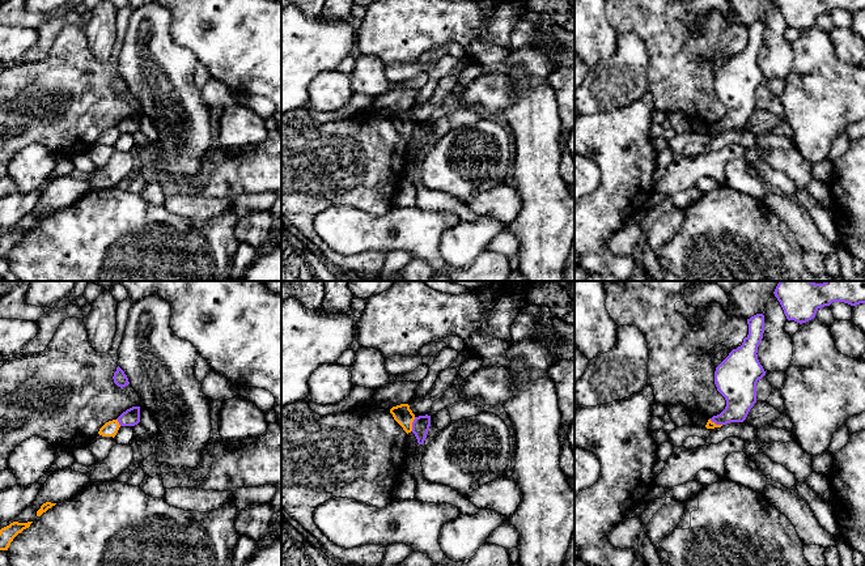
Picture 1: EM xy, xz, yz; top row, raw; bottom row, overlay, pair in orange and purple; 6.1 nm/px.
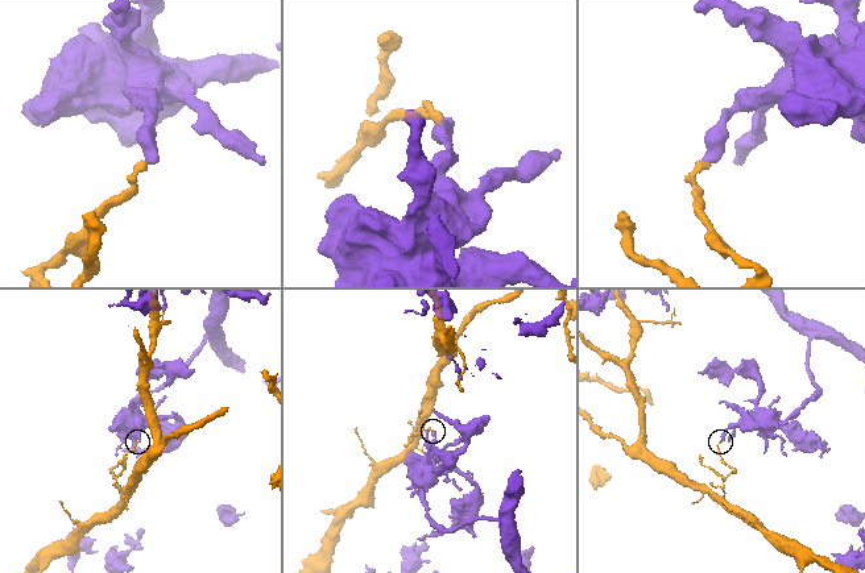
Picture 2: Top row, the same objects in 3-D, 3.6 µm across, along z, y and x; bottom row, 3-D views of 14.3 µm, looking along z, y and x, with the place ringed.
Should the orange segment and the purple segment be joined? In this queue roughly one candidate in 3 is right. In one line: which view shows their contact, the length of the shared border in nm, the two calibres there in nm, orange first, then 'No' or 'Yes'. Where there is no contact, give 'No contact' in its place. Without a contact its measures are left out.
Touches orange in xz. Shared border 90 nm. Thickness 120 nm (orange) against 110 nm. No

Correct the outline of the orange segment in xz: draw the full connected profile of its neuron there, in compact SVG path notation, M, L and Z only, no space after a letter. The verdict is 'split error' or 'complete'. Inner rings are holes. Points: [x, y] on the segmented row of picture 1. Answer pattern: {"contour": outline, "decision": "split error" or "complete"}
{"contour": "M400 404L400 405L393 407L390 409L390 413L407 434L412 431L412 422L415 420L415 414L410 409L408 404Z", "decision": "complete"}

